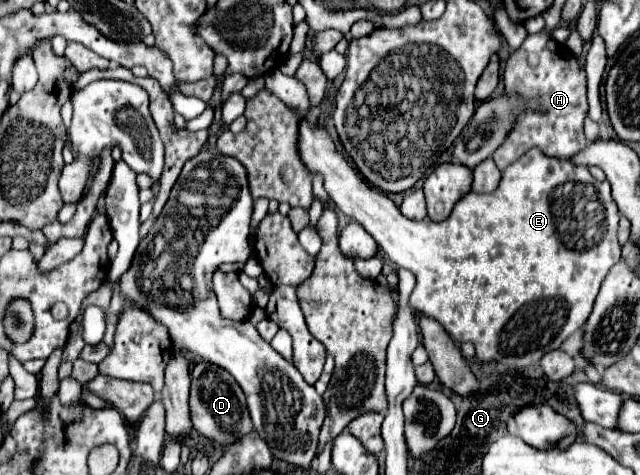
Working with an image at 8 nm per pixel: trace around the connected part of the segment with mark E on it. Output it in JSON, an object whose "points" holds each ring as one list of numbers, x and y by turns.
{"points":[[303,119,299,123,299,131,297,131,297,151,299,151,299,157,303,159,303,165,307,167,307,171,311,175,321,175,323,177,323,187,327,191,327,195,331,197,331,201,337,205,337,209,341,209,347,217,355,219,359,225,363,225,367,229,367,233,373,235,373,239,377,241,377,245,385,251,385,255,397,265,397,267,405,267,409,271,415,273,417,277,417,285,409,297,409,303,411,307,415,307,419,313,439,321,447,333,463,343,463,341,471,341,475,345,475,351,477,351,477,359,481,361,499,361,503,365,509,365,509,367,529,367,533,363,537,363,547,351,551,349,559,349,561,343,571,335,575,333,577,329,583,327,583,323,587,321,587,315,591,315,591,307,595,303,595,297,599,293,599,287,603,283,603,279,607,277,609,269,621,259,621,247,617,243,617,223,619,223,619,211,617,211,617,205,611,197,611,185,607,181,597,181,587,167,583,165,575,165,571,163,571,159,559,159,559,157,547,157,543,155,539,149,531,149,527,151,527,155,523,155,523,159,511,163,511,167,507,167,503,171,503,177,501,177,501,183,499,187,493,191,493,193,473,193,469,191,461,201,455,203,451,215,441,221,441,223,435,223,431,221,429,217,421,219,421,221,413,221,413,219,407,219,401,215,399,207,379,189,375,189,373,185,369,185,361,173,355,169,353,163,349,163,335,147,331,135,327,133,327,129,319,127,319,125,311,125,307,119]]}

